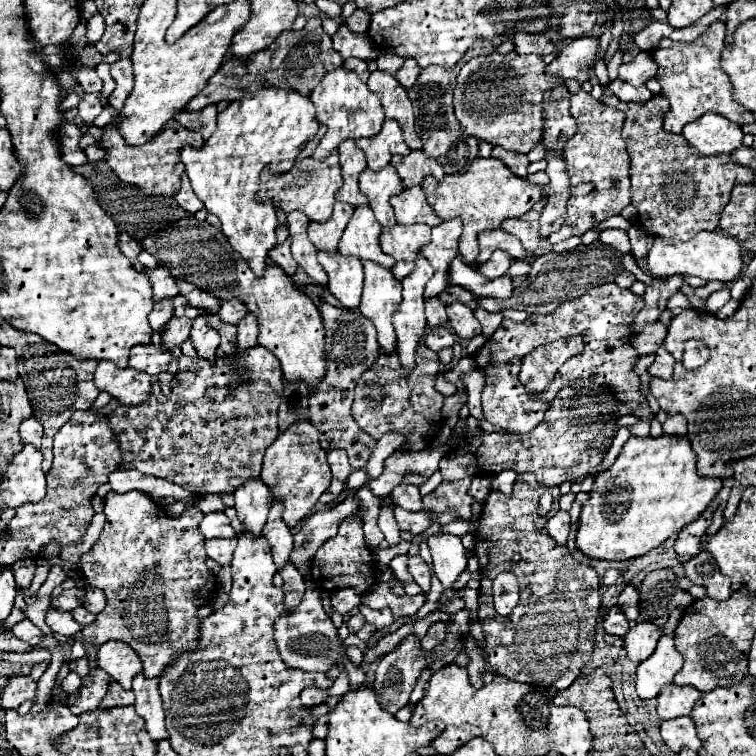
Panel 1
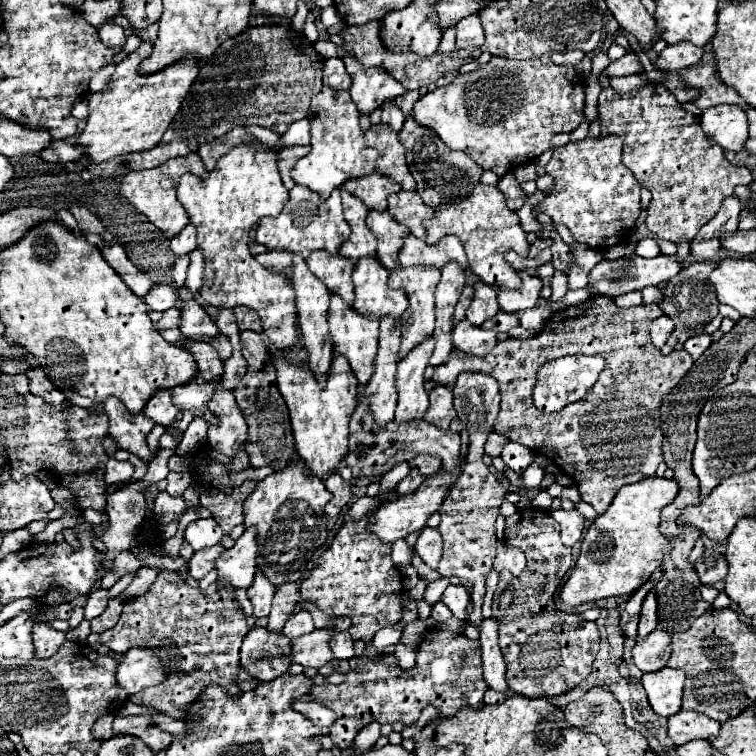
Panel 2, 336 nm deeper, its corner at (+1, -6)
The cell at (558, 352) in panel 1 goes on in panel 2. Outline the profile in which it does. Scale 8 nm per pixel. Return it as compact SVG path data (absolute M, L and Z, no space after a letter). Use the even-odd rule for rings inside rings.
M566 355L566 357L558 357L554 361L544 363L538 369L536 385L532 389L534 407L538 405L540 411L560 411L568 403L580 401L588 393L588 389L596 383L602 369L604 369L604 359L594 357L594 355L592 357L590 355Z

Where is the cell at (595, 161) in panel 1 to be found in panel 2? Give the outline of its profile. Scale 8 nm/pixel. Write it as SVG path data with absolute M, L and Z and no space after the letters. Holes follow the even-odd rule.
M618 135L584 137L582 141L554 147L552 159L546 165L546 173L554 177L554 191L536 205L548 213L554 223L562 223L570 229L574 241L590 247L618 245L624 235L634 227L640 215L640 185L626 165L620 161L622 141Z

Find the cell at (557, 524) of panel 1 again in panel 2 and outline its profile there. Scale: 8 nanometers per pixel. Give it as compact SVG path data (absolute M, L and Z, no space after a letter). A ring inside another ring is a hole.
M556 509L550 511L550 515L554 517L554 521L560 523L562 527L562 543L566 547L572 547L580 537L582 537L582 529L584 529L584 517L572 509L572 511L564 511L564 509Z

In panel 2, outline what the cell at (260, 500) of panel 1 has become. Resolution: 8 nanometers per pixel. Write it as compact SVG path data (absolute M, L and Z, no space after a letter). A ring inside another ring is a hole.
M246 527L234 547L226 549L216 561L218 585L248 589L256 573L256 529Z

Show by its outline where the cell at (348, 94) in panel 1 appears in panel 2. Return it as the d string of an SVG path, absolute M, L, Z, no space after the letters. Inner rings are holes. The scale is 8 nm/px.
M324 87L318 95L312 97L312 105L308 111L308 119L312 125L312 141L310 153L298 159L292 169L292 179L298 185L304 185L316 191L320 197L330 197L332 189L340 187L350 177L362 177L376 169L378 149L372 149L364 141L364 133L358 123L358 109L348 91L334 91Z

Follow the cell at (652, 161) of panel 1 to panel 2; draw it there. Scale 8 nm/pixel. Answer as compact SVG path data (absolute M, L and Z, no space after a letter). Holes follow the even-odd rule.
M662 85L626 95L614 93L610 87L602 89L598 111L602 119L600 133L622 137L622 163L630 167L636 181L652 193L646 227L656 233L658 239L680 243L680 239L686 237L690 243L700 227L718 213L722 201L734 195L736 185L752 183L752 173L746 167L730 165L724 151L712 145L706 133L702 133L698 117L682 111L674 95Z

